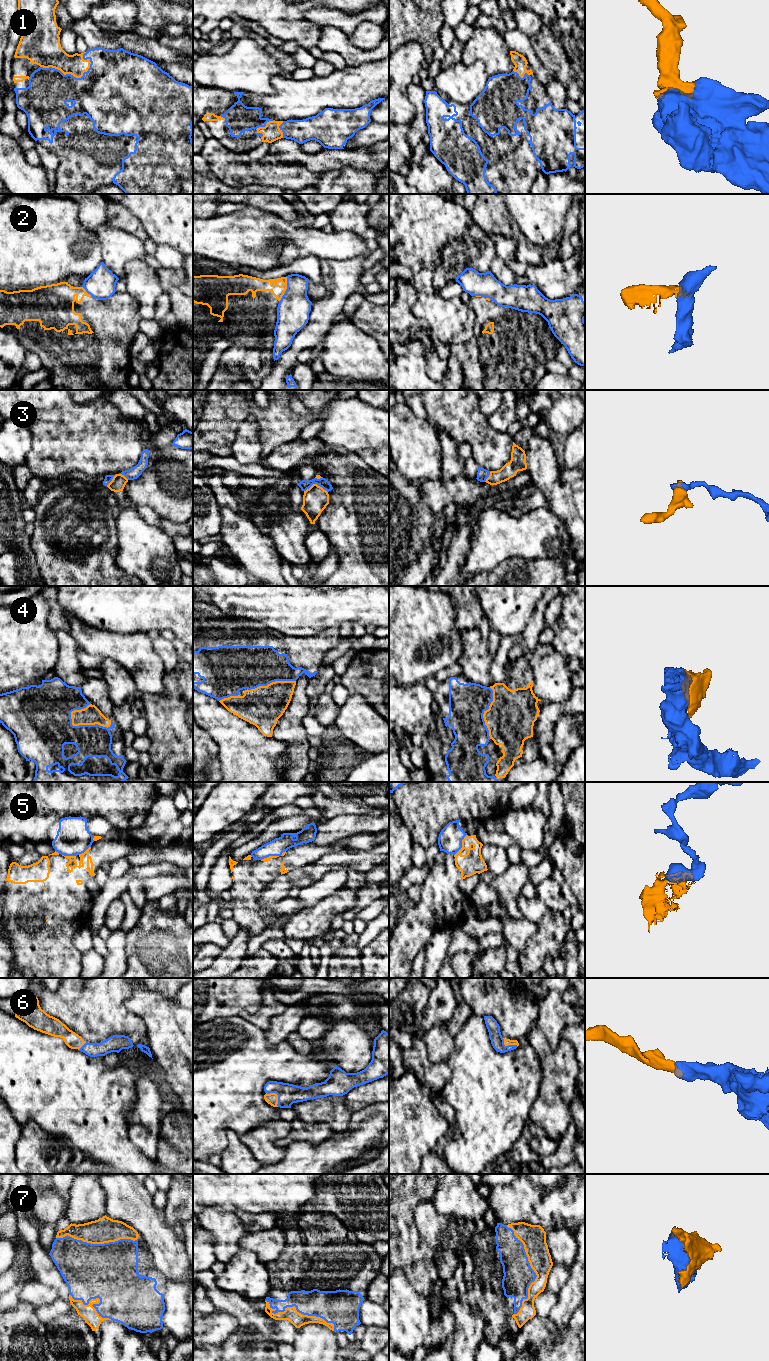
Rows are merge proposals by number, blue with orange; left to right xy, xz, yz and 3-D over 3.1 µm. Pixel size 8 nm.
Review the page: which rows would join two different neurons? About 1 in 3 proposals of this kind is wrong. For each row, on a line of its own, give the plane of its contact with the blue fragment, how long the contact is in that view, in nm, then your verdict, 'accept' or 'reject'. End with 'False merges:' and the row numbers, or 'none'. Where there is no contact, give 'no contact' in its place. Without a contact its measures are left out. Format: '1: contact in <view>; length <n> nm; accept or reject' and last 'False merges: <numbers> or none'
1: contact in xy; length 420 nm; accept
2: contact in xz; length 220 nm; reject
3: contact in xz; length 190 nm; reject
4: contact in xy; length 340 nm; accept
5: contact in yz; length 200 nm; reject
6: contact in xz; length 160 nm; accept
7: contact in yz; length 700 nm; accept
False merges: 2, 3, 5

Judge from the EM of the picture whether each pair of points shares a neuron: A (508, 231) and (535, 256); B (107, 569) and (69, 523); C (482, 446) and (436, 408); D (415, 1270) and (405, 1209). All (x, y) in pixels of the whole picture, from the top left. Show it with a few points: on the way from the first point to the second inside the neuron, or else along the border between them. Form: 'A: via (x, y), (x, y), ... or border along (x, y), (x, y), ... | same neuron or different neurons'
A: via (515, 235), (528, 249) | same neuron
B: via (103, 554), (101, 542), (87, 541), (84, 538) | same neuron
C: via (471, 435), (447, 411) | same neuron
D: via (412, 1255), (405, 1248), (405, 1224) | same neuron

